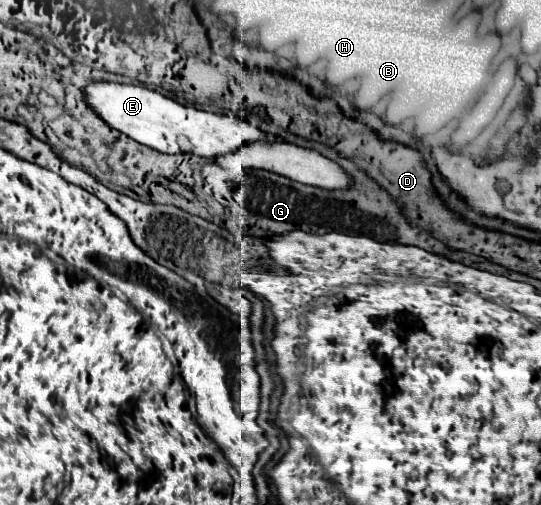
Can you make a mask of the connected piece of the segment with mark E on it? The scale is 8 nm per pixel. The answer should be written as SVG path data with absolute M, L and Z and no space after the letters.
M88 82L84 86L84 102L94 110L98 118L102 118L110 128L126 134L128 138L154 148L164 154L196 154L204 158L216 158L228 152L234 152L242 146L242 142L252 140L278 140L274 136L266 136L252 124L236 118L236 116L220 116L212 112L202 112L190 106L182 106L172 98L156 90L148 90L144 86L134 84L118 84L118 82Z

